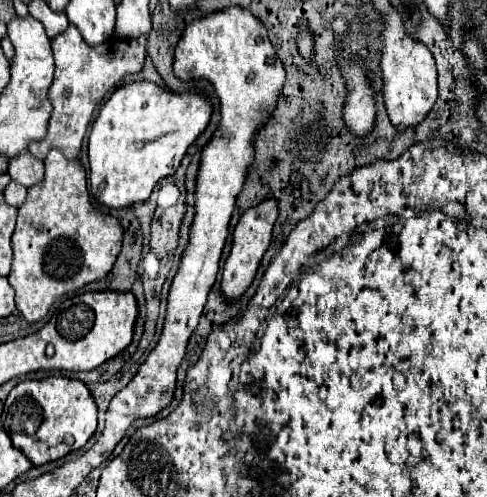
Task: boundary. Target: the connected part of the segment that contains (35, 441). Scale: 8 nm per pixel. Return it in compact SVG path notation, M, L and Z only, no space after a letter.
M66 376L24 380L8 394L2 420L14 446L22 450L34 466L40 466L80 450L92 438L96 432L96 402L88 386L80 380Z

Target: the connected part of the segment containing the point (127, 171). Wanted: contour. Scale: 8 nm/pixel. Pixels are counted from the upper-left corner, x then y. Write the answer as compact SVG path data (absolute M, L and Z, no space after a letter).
M146 80L118 88L90 128L88 158L94 198L110 208L144 202L158 180L176 172L190 144L206 130L210 116L212 102L200 90L172 92Z

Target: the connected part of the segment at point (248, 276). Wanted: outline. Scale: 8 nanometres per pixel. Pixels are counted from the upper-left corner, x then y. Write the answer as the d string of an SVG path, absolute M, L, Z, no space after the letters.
M272 200L260 202L258 206L248 208L242 214L240 222L234 228L232 250L230 250L230 254L228 254L228 258L224 262L224 272L222 272L222 282L220 282L220 294L222 294L224 302L232 304L232 302L240 300L242 294L250 288L250 284L252 284L252 280L254 280L254 276L258 272L260 260L262 260L264 252L270 246L270 238L272 238L272 228L274 228L276 216L278 216L278 206Z

